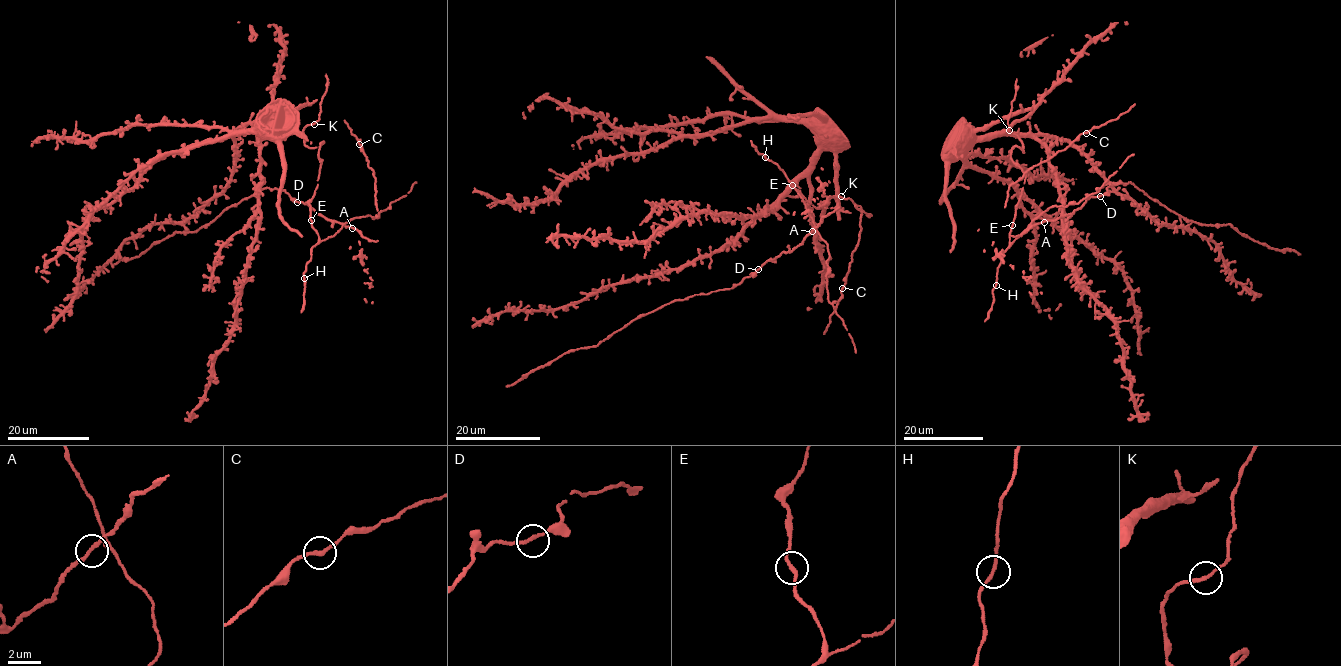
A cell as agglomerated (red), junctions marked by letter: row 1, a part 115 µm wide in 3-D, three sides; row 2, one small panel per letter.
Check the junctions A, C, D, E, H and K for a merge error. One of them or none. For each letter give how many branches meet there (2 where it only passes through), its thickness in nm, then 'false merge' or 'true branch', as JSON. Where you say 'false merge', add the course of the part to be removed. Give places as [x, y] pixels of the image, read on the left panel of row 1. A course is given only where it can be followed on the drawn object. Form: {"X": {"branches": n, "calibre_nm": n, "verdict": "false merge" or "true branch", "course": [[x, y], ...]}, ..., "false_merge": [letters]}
{"A": {"branches": 2, "calibre_nm": 190, "verdict": "true branch"}, "C": {"branches": 2, "calibre_nm": 200, "verdict": "true branch"}, "D": {"branches": 2, "calibre_nm": 190, "verdict": "true branch"}, "E": {"branches": 2, "calibre_nm": 200, "verdict": "true branch"}, "H": {"branches": 2, "calibre_nm": 200, "verdict": "true branch"}, "K": {"branches": 2, "calibre_nm": 170, "verdict": "true branch"}, "false_merge": []}

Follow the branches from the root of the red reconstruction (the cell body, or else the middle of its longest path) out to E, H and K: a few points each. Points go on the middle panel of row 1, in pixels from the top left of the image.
E: (830, 208), (837, 205), (835, 198), (829, 196), (827, 202), (814, 207), (792, 185)
H: (830, 208), (837, 205), (835, 198), (829, 196), (827, 202), (814, 207), (794, 188), (777, 165), (765, 157)
K: (830, 208), (818, 204), (841, 196)

